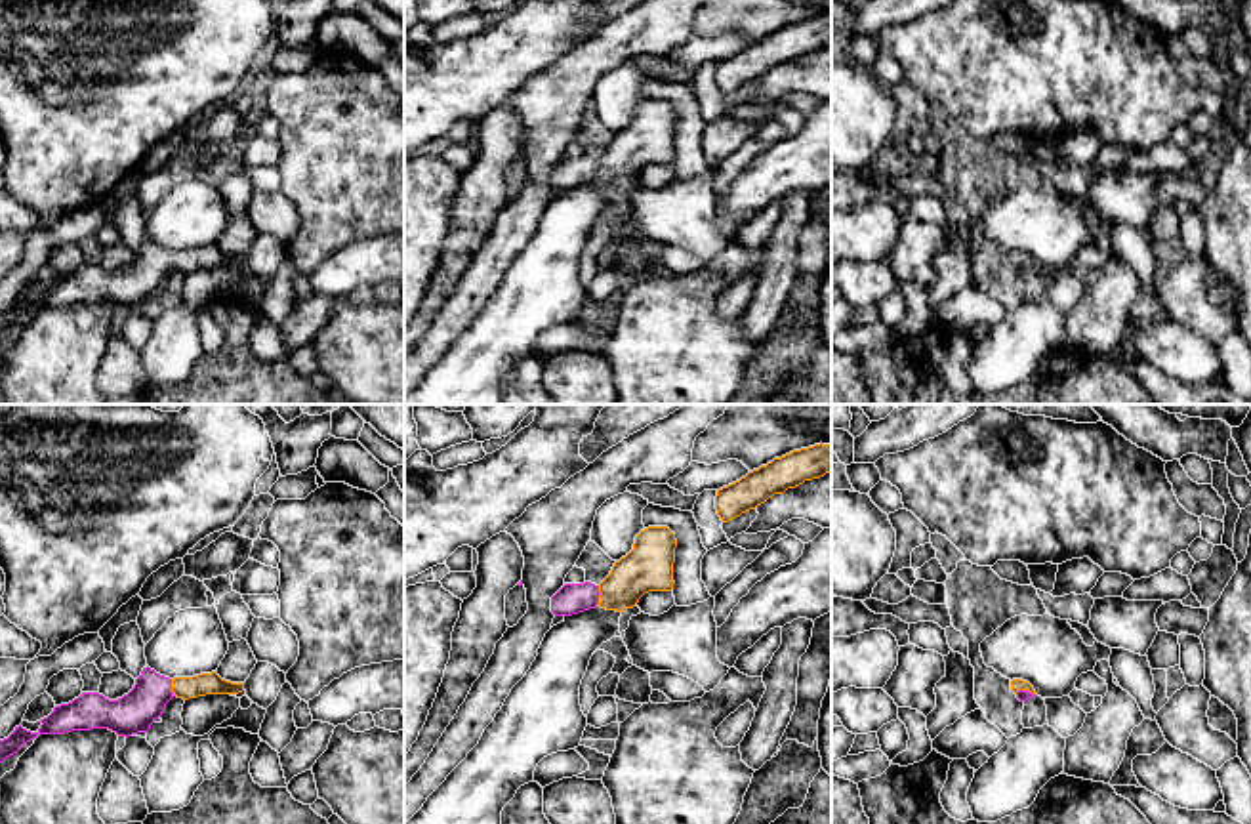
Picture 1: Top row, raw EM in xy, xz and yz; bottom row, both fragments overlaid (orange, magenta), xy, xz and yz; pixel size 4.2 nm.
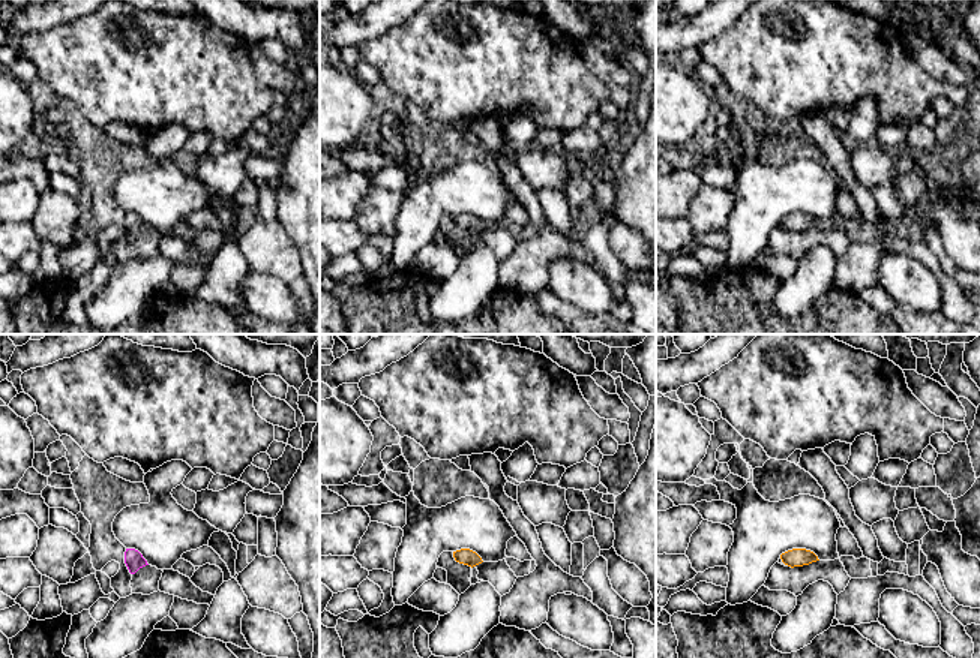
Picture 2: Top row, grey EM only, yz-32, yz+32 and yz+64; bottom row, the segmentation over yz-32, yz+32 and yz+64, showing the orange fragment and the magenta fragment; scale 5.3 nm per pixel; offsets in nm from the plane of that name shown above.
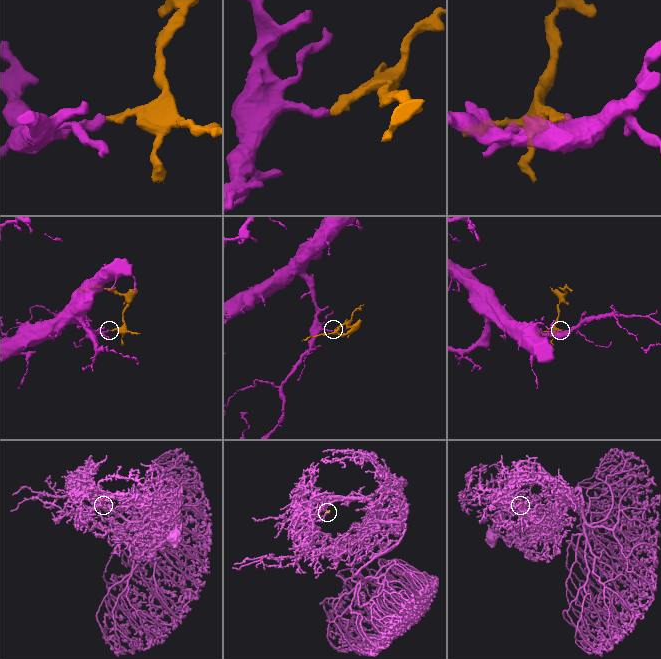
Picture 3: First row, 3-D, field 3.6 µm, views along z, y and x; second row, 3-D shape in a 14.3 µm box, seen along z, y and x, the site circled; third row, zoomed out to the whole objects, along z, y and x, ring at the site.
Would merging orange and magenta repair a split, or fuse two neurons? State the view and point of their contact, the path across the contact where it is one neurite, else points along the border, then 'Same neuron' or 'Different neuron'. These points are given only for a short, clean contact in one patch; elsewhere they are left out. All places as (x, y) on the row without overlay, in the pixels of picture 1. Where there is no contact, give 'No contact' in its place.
Touches orange at xz (599, 168). Path across: xz (649, 140), (620, 163), (599, 168), (571, 172). Same neuron

